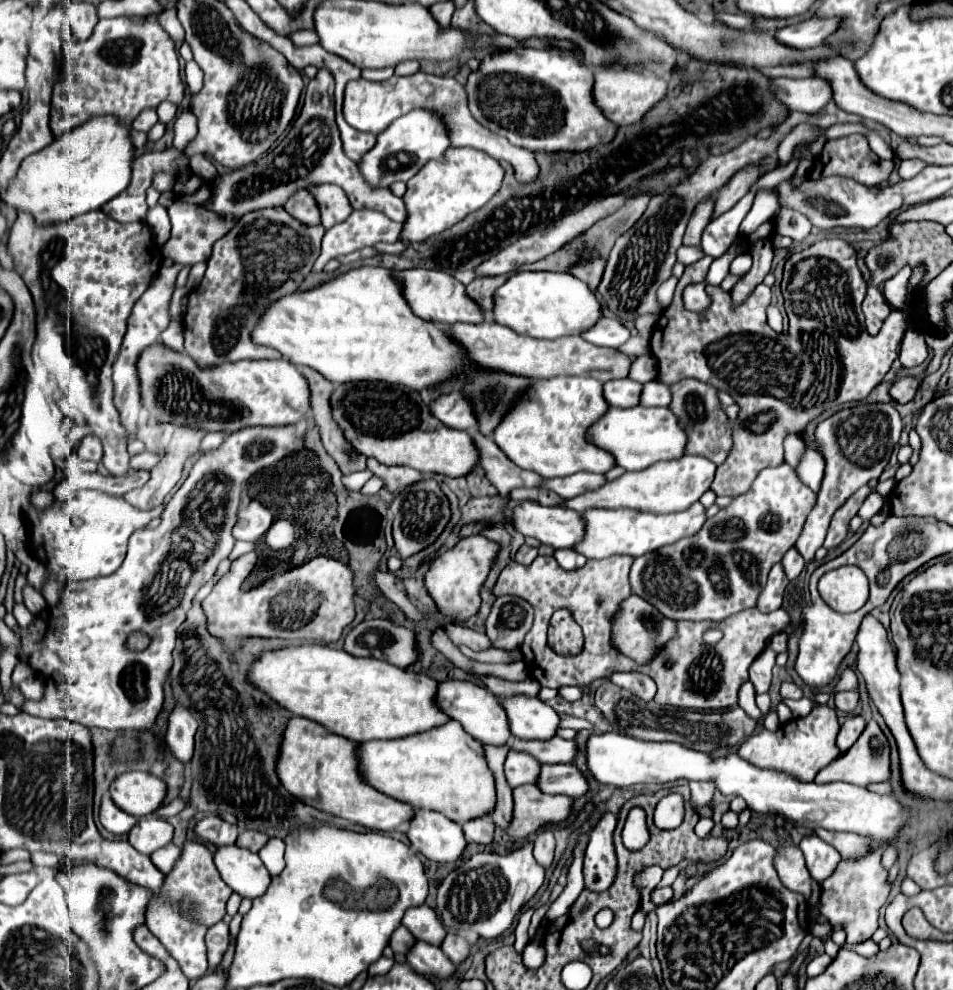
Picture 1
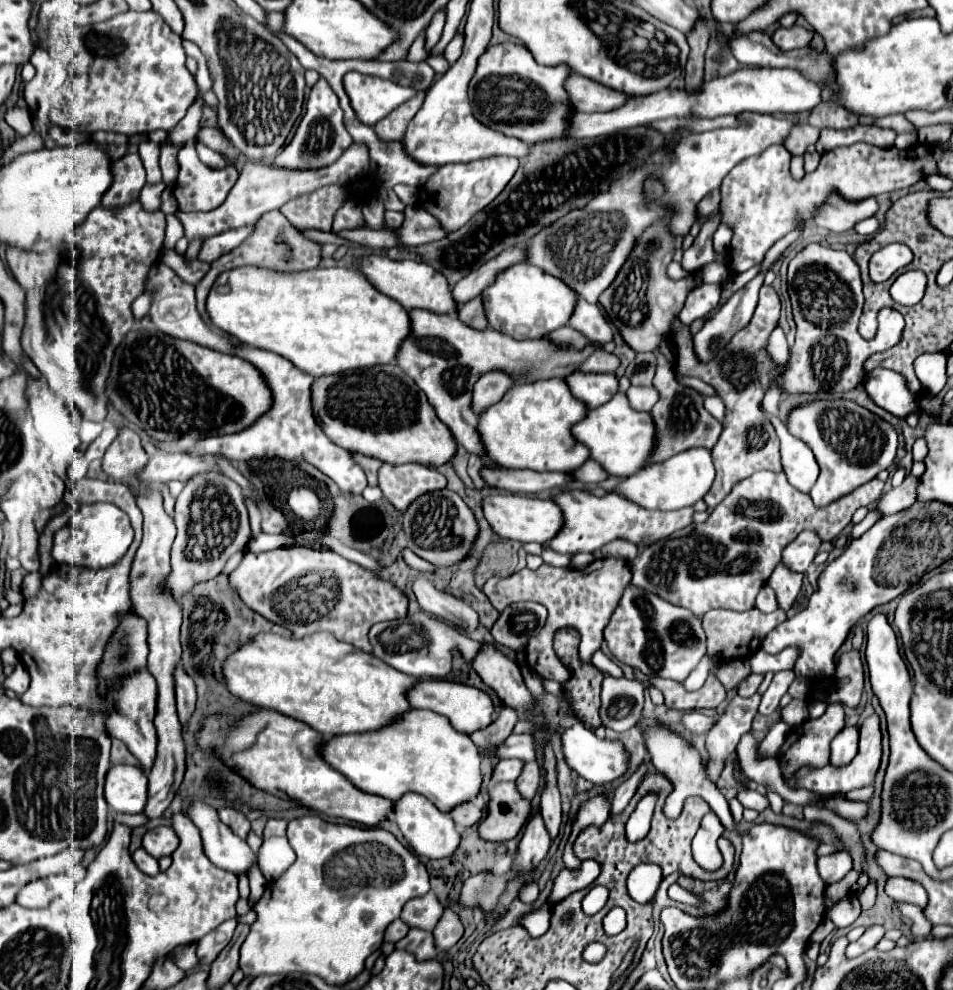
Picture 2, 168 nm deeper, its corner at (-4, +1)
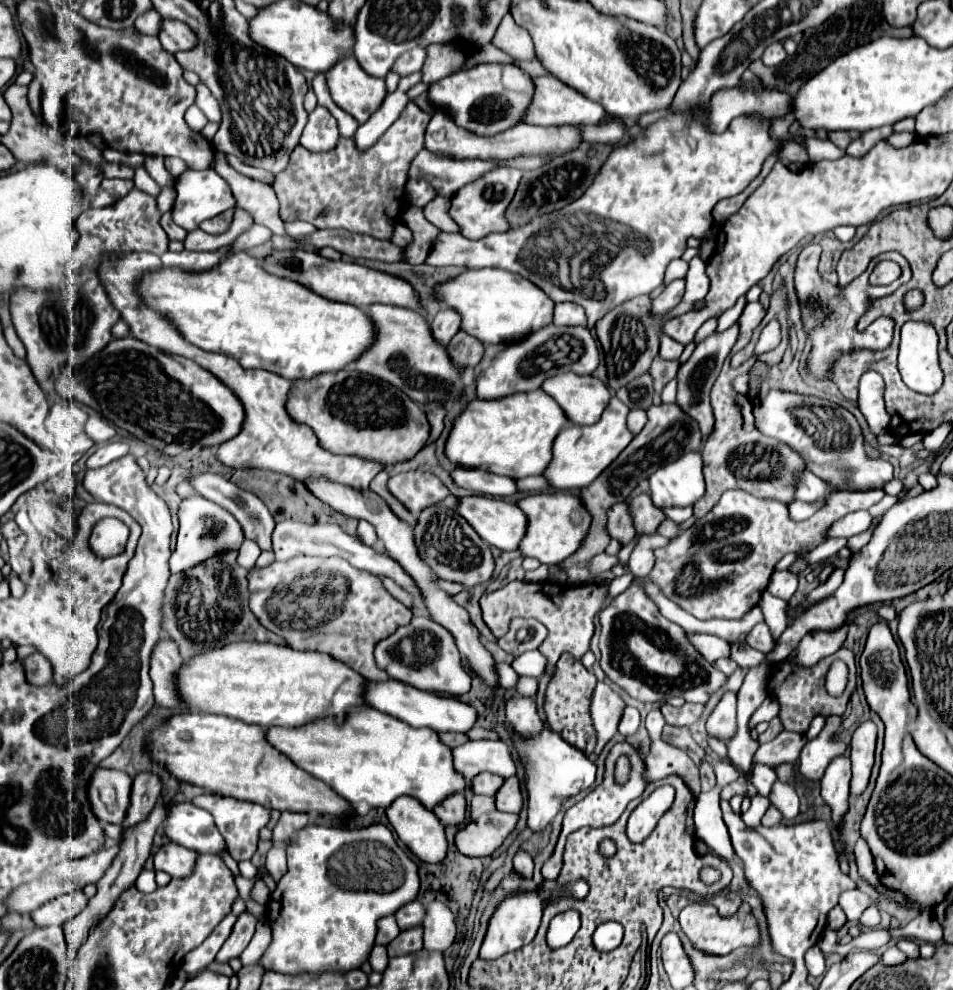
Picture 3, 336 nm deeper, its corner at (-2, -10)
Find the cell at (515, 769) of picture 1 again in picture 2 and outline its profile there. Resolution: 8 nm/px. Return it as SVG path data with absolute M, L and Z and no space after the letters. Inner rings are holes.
M501 759L493 771L493 779L495 781L517 781L523 765L525 763L517 759Z

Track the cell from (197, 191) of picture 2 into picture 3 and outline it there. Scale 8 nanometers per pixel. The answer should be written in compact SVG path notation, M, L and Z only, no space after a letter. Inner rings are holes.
M213 168L203 170L203 172L199 172L199 170L183 172L175 182L175 190L177 190L177 200L173 206L173 220L175 220L175 224L183 226L185 230L195 230L195 228L199 228L199 224L203 220L215 218L221 212L237 206L231 188L225 184L225 180Z

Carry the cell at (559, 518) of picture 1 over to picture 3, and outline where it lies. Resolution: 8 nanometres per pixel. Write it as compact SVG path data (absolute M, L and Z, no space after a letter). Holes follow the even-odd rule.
M465 496L457 512L475 528L475 532L499 550L517 550L527 528L525 514L501 498Z

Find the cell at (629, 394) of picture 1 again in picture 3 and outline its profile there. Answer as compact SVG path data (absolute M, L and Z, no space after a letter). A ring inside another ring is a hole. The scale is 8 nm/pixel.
M573 372L553 376L541 390L563 408L571 424L595 424L611 400L609 388L599 378Z

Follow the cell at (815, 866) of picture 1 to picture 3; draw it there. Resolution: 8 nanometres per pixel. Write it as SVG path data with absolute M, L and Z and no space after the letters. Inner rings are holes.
M847 890L839 898L839 906L843 908L843 912L851 924L855 924L861 918L865 908L869 908L871 904L877 904L877 902L879 902L879 898L875 898L873 894L865 892L865 890Z

